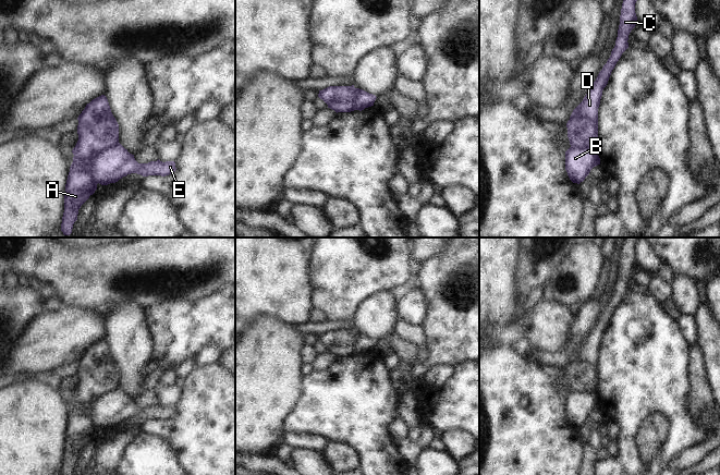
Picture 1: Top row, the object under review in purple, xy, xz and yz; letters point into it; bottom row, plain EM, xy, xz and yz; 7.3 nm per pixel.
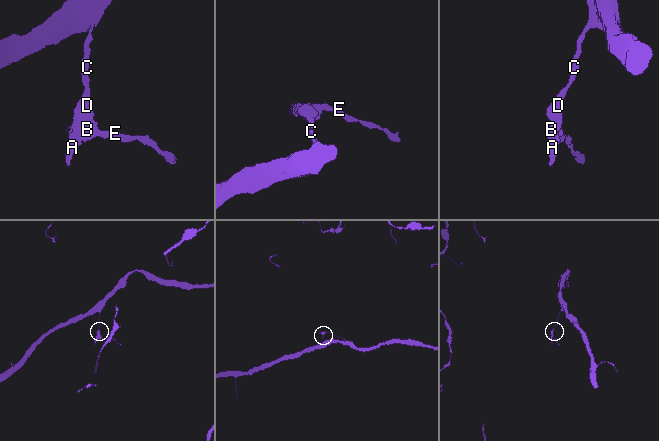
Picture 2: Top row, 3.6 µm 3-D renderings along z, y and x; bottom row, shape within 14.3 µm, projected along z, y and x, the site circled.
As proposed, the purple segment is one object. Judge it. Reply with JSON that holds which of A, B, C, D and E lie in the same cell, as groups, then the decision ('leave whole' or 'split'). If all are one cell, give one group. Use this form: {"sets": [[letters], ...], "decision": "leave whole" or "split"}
{"sets": [["A", "C", "D"], ["B", "E"]], "decision": "split"}

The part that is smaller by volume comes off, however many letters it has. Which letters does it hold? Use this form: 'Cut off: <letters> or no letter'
Cut off: B, E

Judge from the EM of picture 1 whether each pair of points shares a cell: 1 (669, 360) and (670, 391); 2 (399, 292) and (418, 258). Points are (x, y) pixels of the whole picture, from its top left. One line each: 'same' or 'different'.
1: same
2: same

